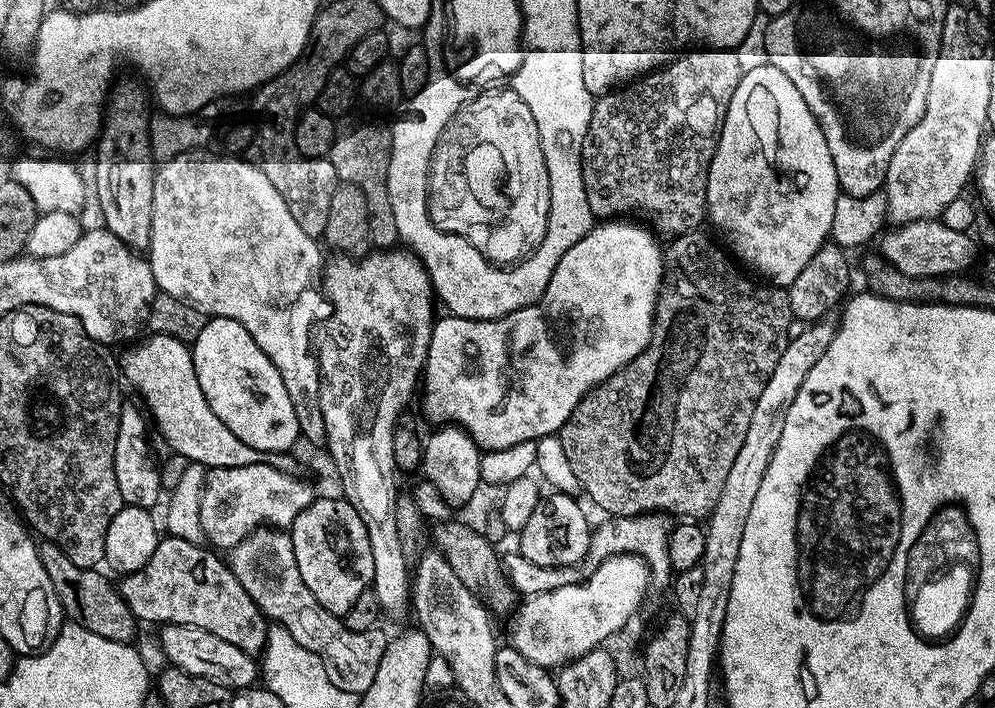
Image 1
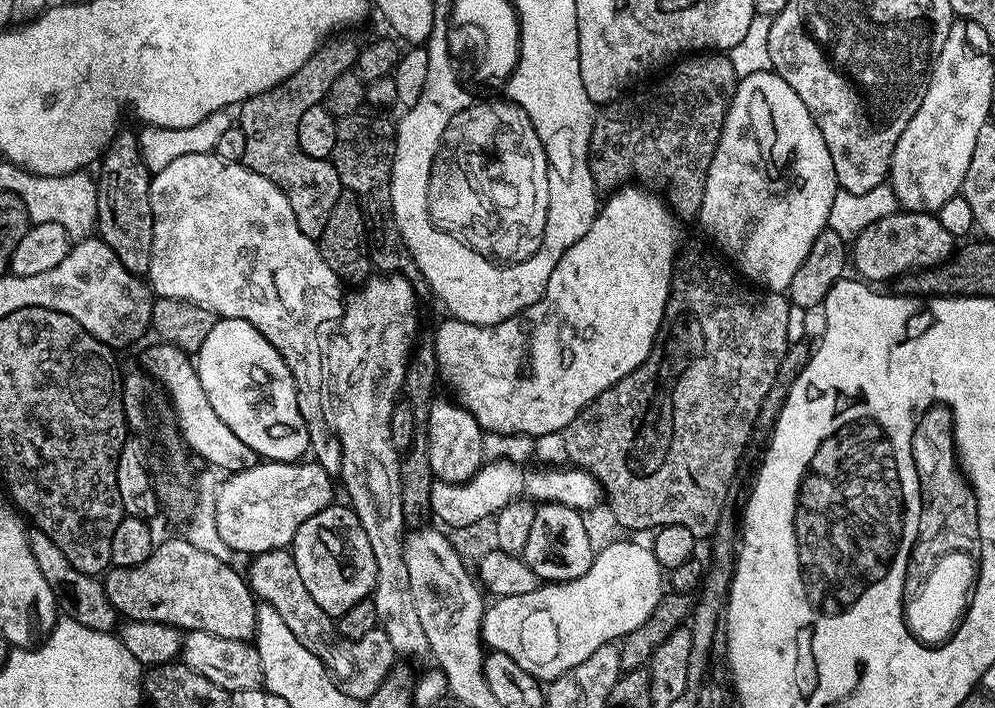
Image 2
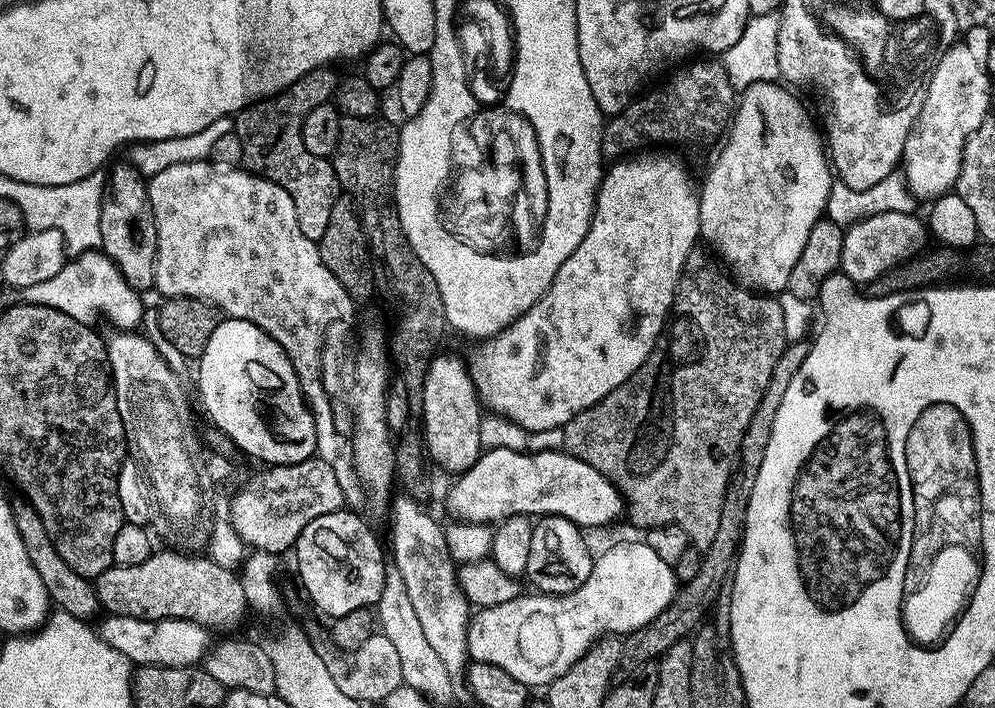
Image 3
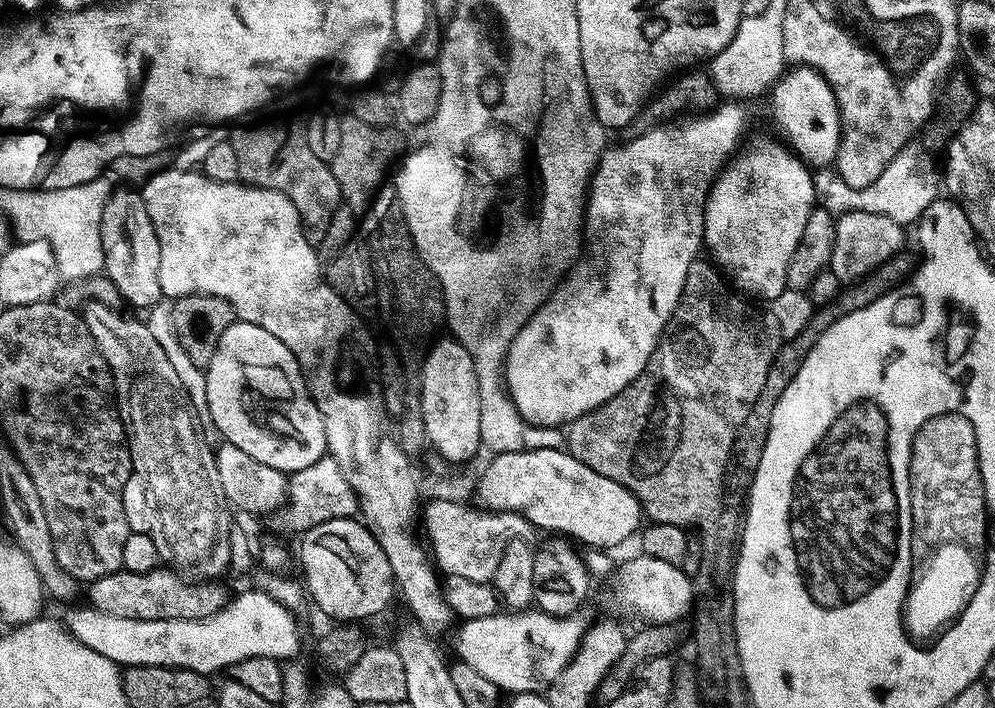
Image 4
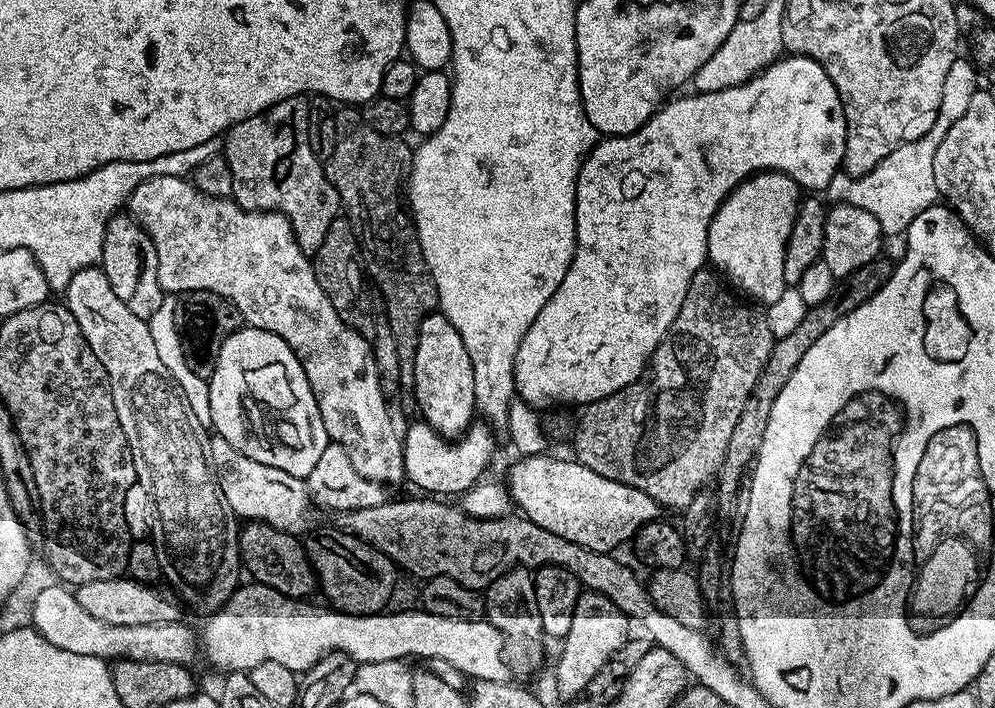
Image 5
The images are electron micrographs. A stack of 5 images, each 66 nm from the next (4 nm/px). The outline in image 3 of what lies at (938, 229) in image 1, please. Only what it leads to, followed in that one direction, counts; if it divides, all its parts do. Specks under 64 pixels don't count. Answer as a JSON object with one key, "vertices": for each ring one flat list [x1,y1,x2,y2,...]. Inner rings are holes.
{"vertices":[[911,211,883,212,882,214,867,216,866,219,860,220,857,224,847,225,844,241,842,242,842,250,840,251,839,271,843,275,850,277,853,284,867,286,873,284,882,274,886,274,886,270,890,270,907,260,916,259,929,247,927,244,928,240,930,241,930,233,925,221,921,217,919,220,918,217,912,215]]}

